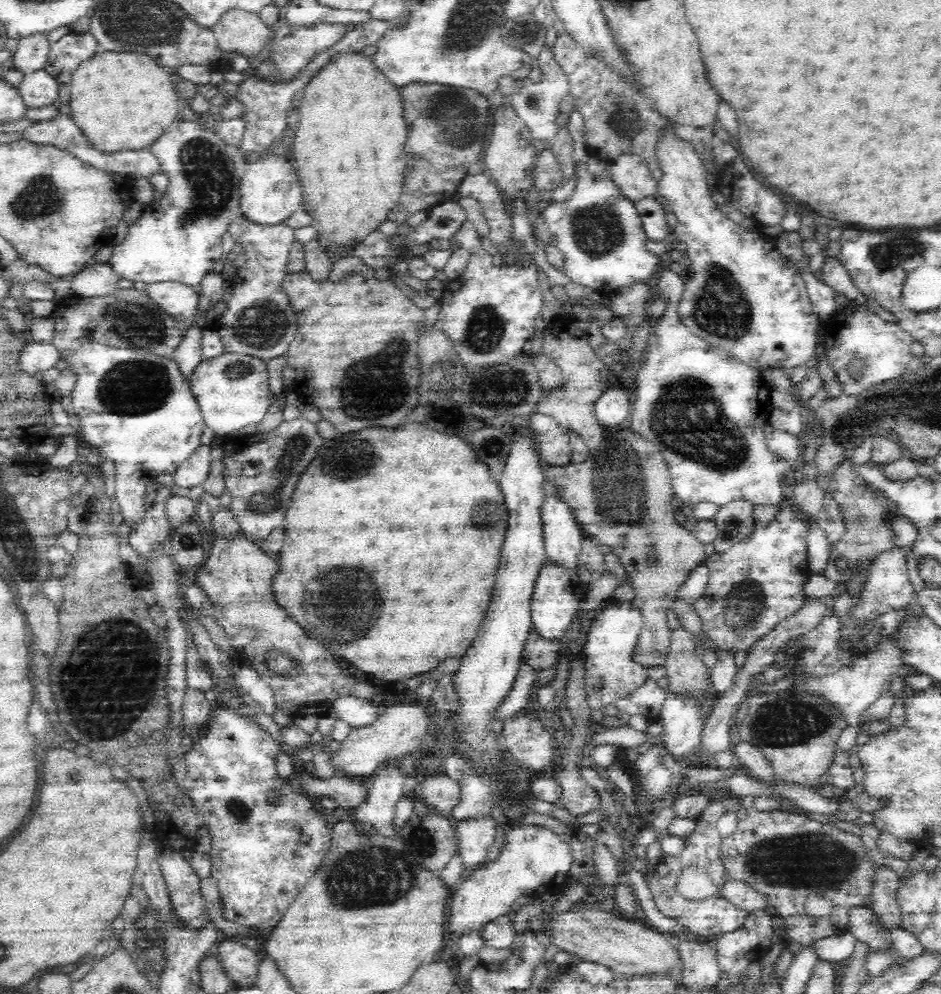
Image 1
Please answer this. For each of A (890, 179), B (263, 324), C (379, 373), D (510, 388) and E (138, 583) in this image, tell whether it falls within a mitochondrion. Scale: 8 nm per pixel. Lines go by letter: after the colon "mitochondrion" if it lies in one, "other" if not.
A: other
B: mitochondrion
C: mitochondrion
D: mitochondrion
E: other

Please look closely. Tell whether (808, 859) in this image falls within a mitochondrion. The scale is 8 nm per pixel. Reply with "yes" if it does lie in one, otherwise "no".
yes

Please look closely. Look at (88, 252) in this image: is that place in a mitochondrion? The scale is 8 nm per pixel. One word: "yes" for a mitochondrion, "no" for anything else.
no

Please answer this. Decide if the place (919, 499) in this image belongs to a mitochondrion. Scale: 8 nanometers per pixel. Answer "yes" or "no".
no

